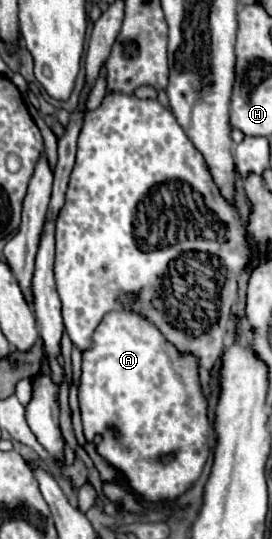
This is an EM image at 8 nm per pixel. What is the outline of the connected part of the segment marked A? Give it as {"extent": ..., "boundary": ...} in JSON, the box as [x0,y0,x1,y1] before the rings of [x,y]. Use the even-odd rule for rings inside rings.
{"extent":[78,309,210,503],"boundary":[[[124,309],[110,311],[102,317],[102,323],[94,329],[92,345],[82,351],[78,401],[86,441],[92,441],[96,433],[102,435],[96,451],[114,469],[124,473],[128,485],[140,499],[148,503],[178,499],[198,481],[210,453],[208,401],[198,373],[198,357],[180,353],[142,313]],[[168,453],[174,455],[172,461],[162,463],[160,457]]]}

